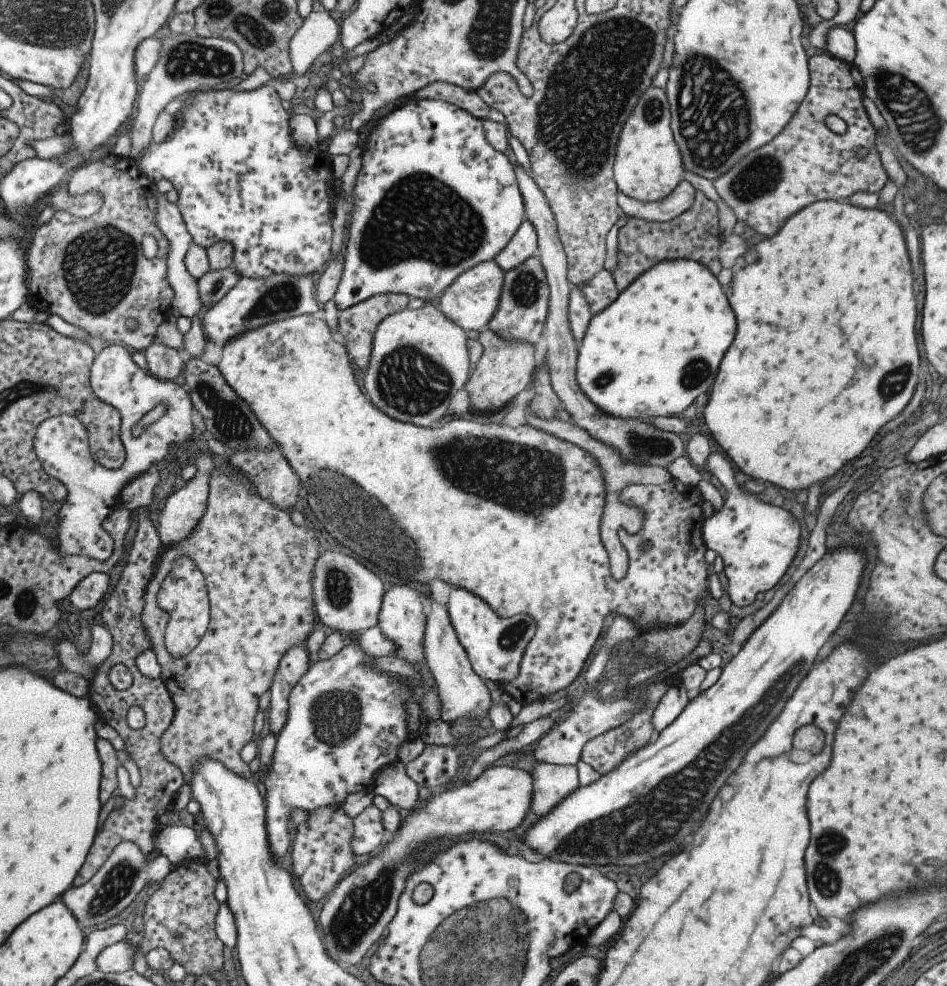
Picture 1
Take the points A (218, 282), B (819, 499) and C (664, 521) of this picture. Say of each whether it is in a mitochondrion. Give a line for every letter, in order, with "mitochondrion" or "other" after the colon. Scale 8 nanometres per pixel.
A: mitochondrion
B: other
C: other

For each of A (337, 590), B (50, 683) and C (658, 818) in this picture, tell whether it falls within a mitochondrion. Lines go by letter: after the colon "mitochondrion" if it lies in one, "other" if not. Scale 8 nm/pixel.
A: mitochondrion
B: other
C: mitochondrion

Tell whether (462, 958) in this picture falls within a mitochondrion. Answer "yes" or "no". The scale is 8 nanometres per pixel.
yes

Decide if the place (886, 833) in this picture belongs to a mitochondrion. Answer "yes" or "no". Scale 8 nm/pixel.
no

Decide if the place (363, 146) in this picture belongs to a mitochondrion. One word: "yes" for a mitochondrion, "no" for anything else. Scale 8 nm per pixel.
no

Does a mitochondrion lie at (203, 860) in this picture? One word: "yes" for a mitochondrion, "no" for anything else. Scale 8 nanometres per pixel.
no

